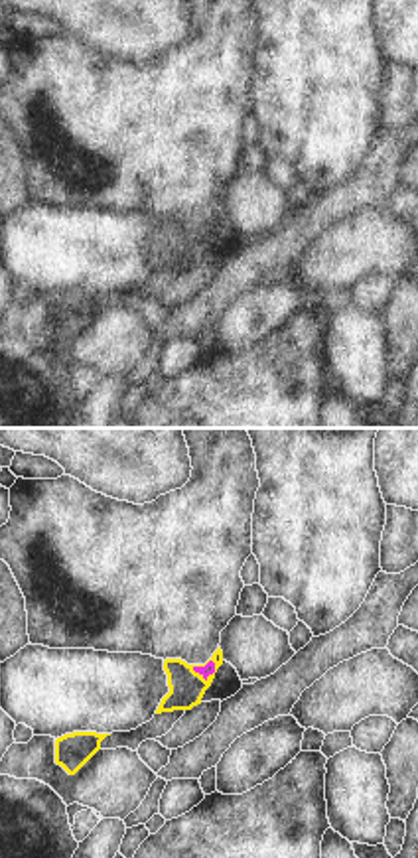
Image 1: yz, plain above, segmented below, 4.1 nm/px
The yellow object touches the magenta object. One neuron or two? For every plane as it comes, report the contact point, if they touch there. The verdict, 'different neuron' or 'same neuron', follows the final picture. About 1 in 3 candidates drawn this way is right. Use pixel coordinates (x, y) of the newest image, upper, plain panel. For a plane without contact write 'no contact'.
(204, 223)

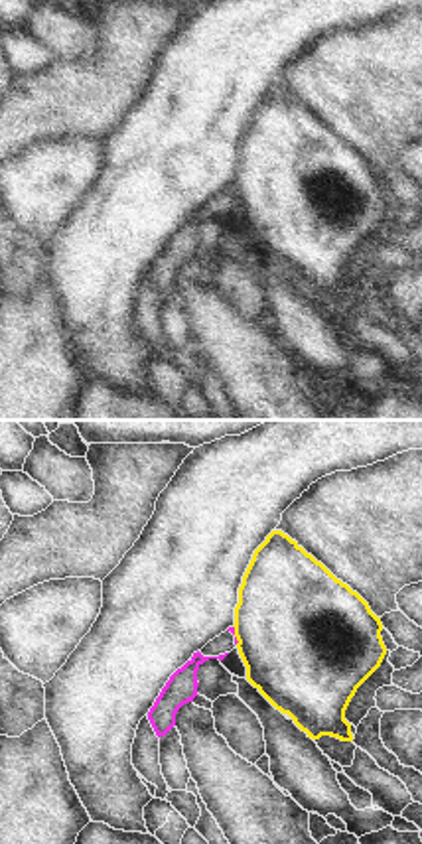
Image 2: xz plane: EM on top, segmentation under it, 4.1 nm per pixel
(235, 194)

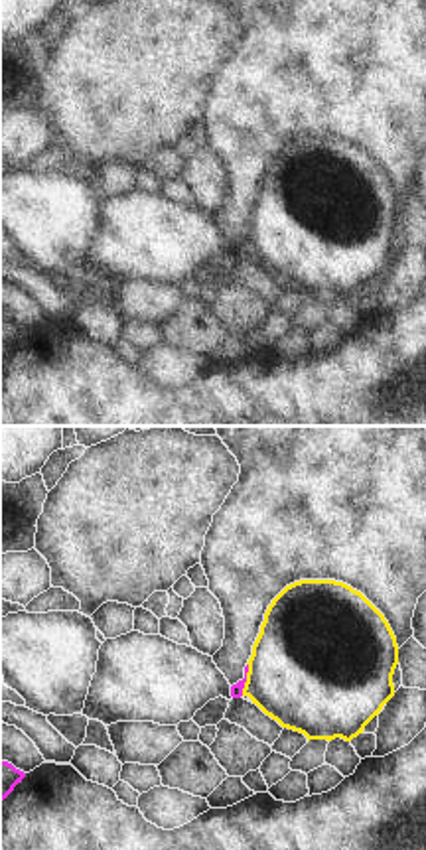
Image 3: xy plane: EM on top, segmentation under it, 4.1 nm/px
(247, 237)

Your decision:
different neuron

